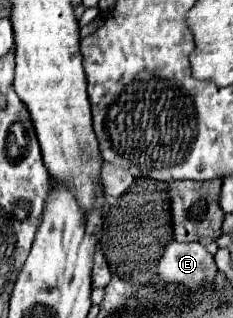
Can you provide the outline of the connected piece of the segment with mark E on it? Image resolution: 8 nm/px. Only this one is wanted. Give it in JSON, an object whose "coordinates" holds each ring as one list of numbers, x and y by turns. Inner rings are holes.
{"coordinates":[[173,241,163,253,157,273,171,285,183,285,189,291,197,291,201,287,213,285,217,265,205,245,197,241]]}

